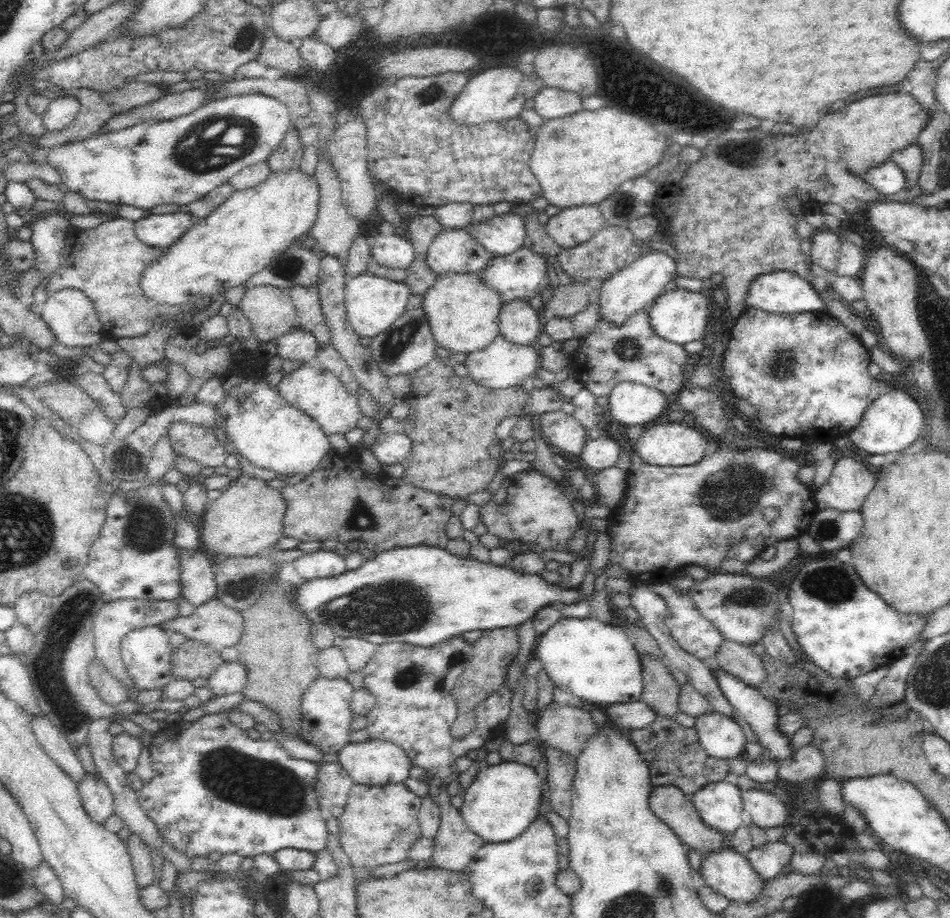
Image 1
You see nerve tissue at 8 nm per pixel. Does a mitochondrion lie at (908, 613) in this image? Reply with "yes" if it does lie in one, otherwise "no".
no

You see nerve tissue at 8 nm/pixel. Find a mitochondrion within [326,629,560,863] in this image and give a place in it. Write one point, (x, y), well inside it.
(413, 675)

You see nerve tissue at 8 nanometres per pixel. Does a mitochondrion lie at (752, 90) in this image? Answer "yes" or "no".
no

